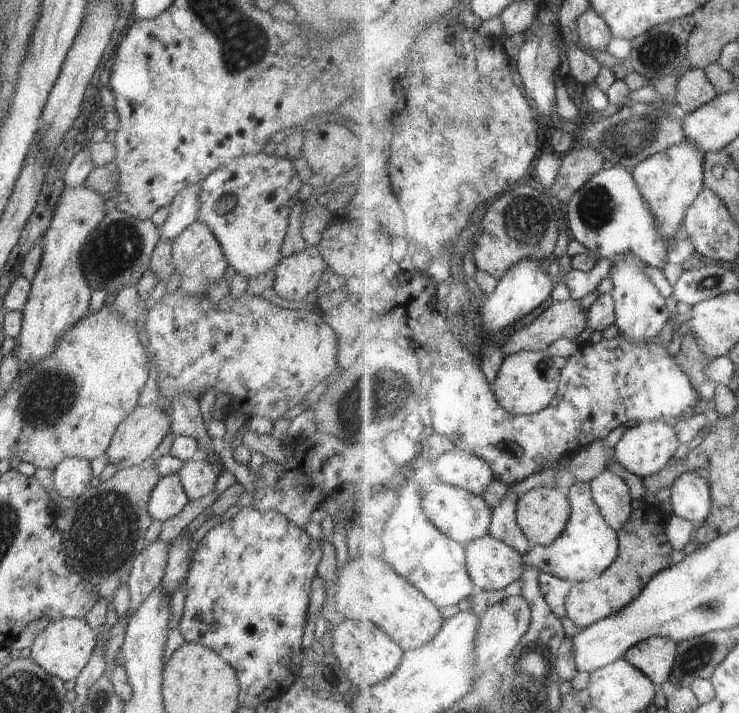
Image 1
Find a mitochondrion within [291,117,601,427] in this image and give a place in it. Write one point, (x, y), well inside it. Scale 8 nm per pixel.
(524, 219)

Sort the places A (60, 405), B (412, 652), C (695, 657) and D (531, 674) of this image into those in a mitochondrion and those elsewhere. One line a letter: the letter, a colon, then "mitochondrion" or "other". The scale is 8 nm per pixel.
A: mitochondrion
B: other
C: mitochondrion
D: mitochondrion

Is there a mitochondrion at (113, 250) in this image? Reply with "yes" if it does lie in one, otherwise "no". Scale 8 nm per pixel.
yes

